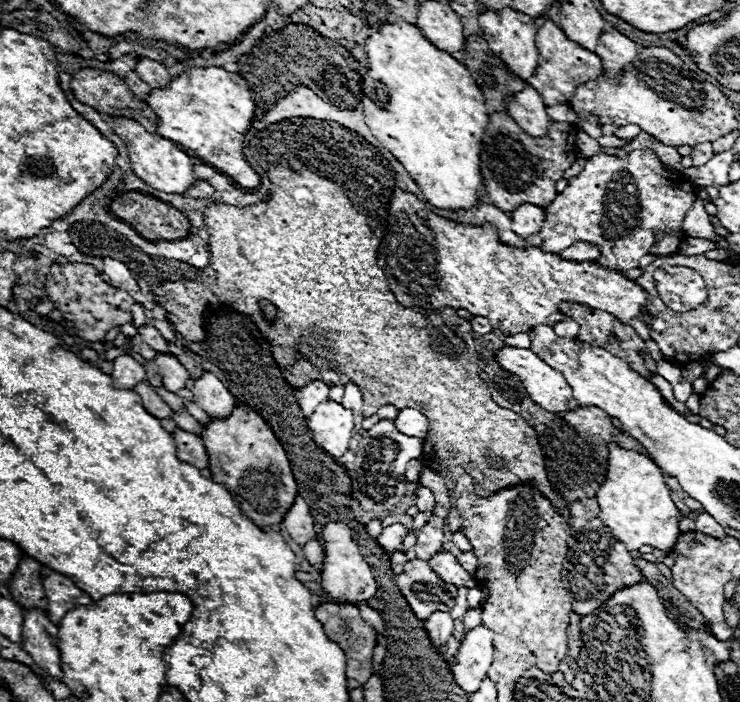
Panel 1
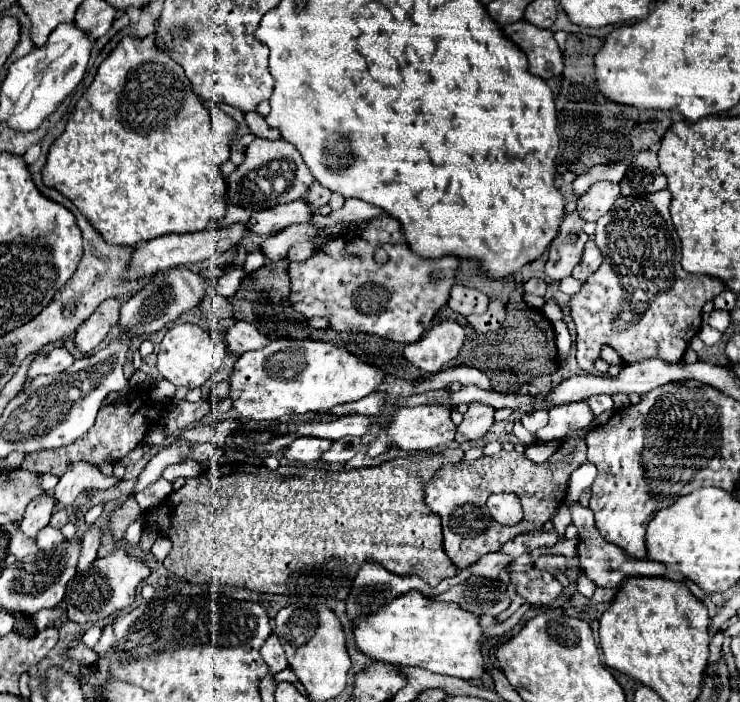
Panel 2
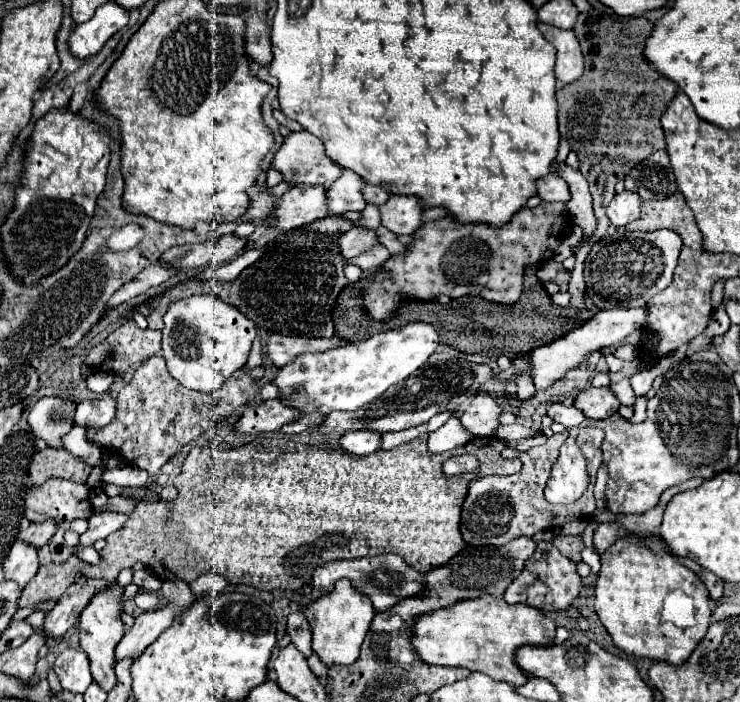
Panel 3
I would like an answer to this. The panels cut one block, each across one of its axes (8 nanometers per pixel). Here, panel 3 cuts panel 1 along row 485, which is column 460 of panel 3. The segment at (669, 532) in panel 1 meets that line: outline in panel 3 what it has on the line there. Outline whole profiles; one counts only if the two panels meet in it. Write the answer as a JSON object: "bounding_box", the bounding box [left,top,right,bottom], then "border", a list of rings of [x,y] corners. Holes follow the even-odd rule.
{"bounding_box":[412,596,556,686],"border":[[[482,596],[458,602],[450,608],[418,618],[412,646],[428,664],[462,666],[506,680],[514,686],[528,682],[528,674],[520,670],[514,656],[520,646],[548,646],[556,636],[556,626],[542,610],[528,604],[508,604],[498,596]]]}

